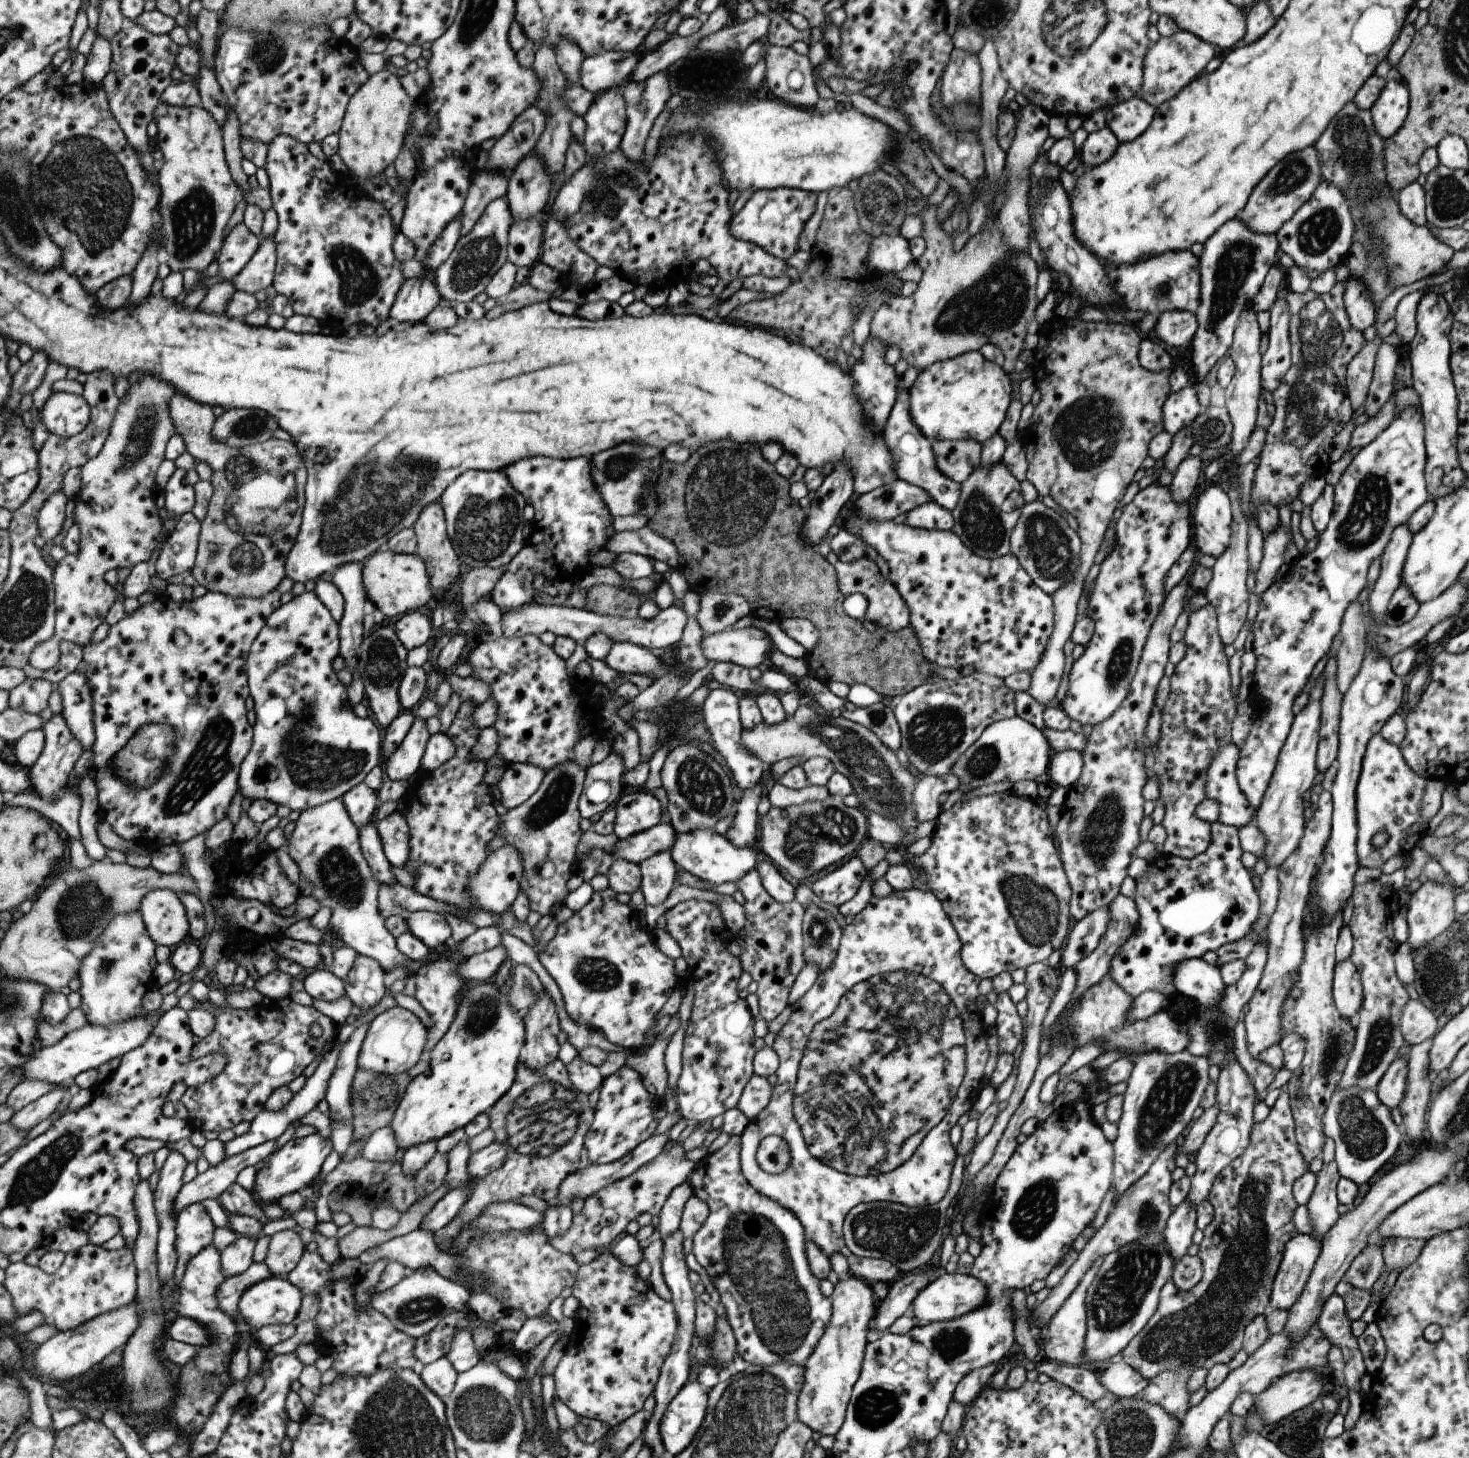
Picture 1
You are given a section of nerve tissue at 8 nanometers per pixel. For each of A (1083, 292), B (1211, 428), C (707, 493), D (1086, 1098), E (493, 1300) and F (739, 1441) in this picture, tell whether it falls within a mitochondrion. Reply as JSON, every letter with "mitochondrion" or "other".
{"A":"other","B":"mitochondrion","C":"mitochondrion","D":"other","E":"other","F":"mitochondrion"}

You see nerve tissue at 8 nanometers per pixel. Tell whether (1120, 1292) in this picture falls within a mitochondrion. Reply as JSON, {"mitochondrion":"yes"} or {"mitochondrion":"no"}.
{"mitochondrion":"yes"}

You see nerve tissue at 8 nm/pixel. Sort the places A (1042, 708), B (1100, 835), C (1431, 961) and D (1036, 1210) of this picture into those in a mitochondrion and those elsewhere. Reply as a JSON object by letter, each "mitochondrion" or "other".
{"A":"other","B":"mitochondrion","C":"other","D":"mitochondrion"}

